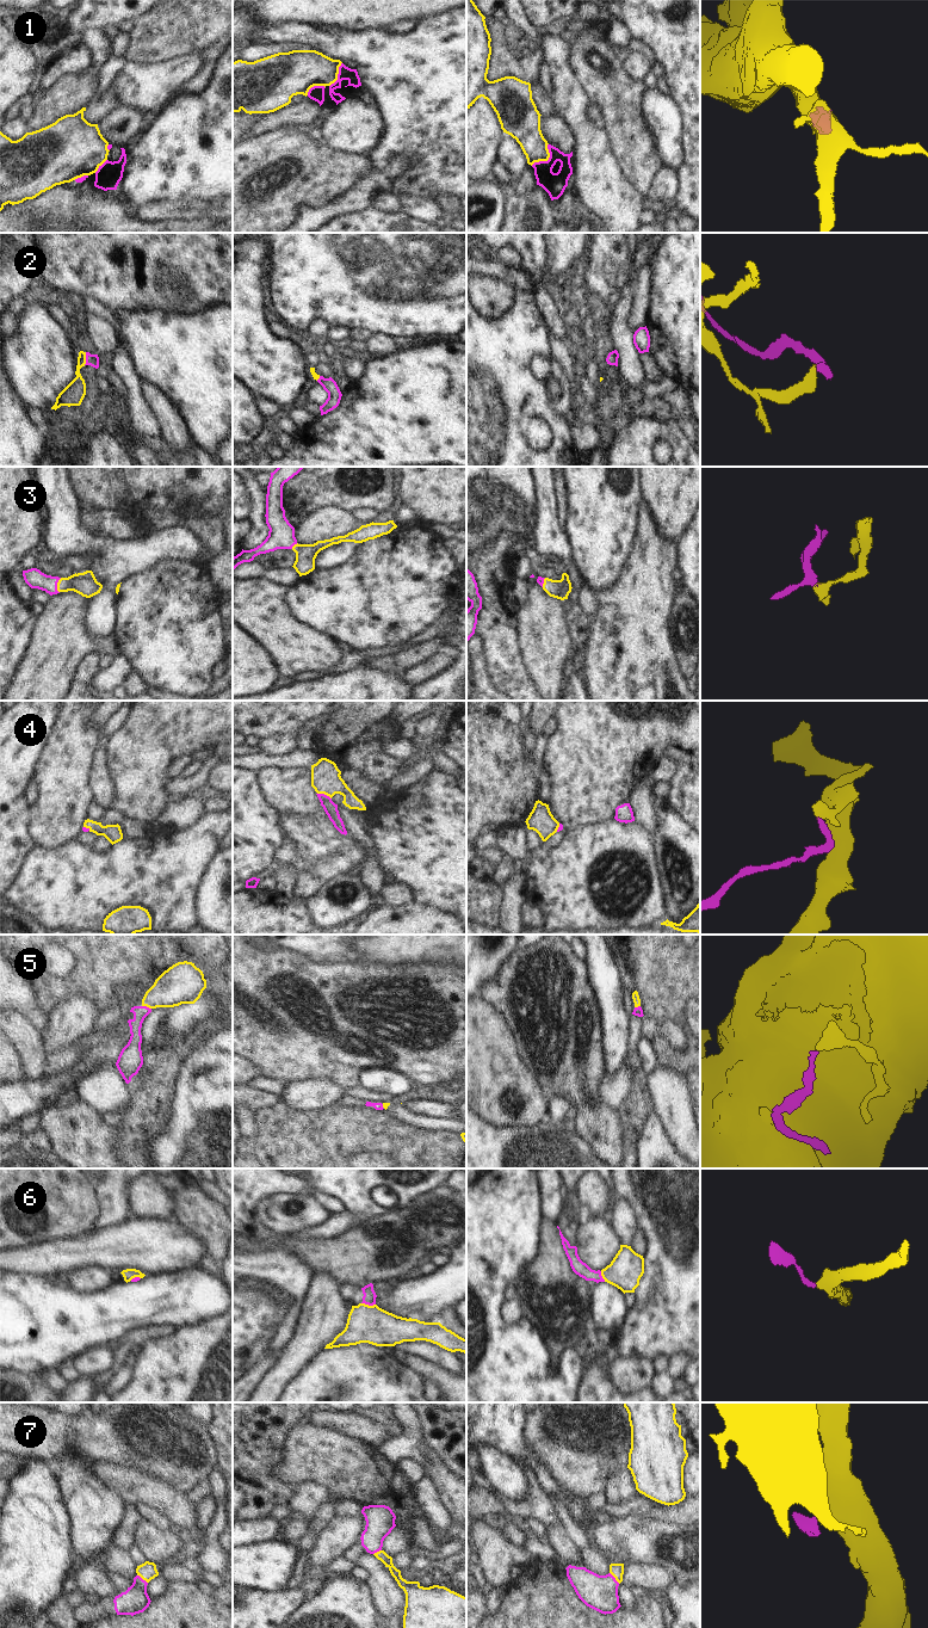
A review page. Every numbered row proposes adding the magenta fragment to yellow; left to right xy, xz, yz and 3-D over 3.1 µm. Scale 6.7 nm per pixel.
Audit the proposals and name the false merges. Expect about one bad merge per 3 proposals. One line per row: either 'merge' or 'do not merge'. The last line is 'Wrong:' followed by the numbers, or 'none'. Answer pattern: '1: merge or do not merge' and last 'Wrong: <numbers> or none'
1: do not merge
2: merge
3: merge
4: merge
5: merge
6: merge
7: merge
Wrong: 1

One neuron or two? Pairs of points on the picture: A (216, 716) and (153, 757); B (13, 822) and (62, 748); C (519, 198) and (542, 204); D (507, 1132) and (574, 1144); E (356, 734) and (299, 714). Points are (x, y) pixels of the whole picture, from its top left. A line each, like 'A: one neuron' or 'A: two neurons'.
A: one neuron
B: two neurons
C: one neuron
D: one neuron
E: one neuron

